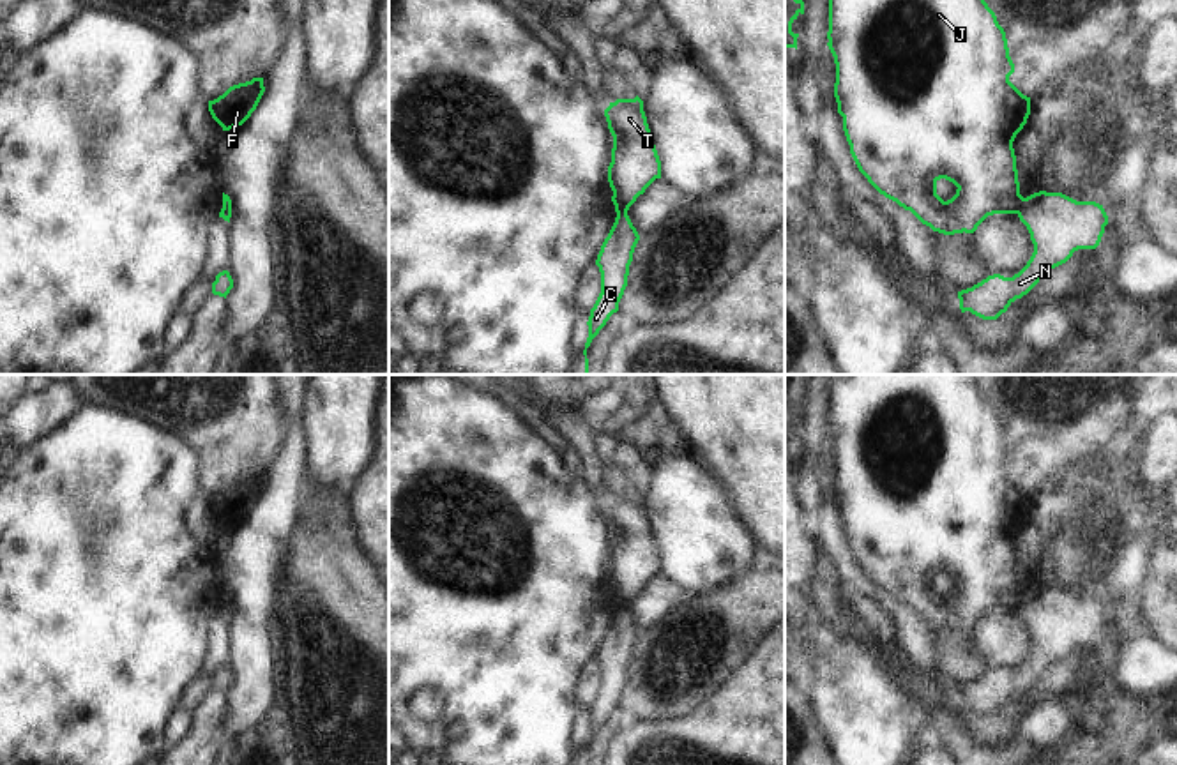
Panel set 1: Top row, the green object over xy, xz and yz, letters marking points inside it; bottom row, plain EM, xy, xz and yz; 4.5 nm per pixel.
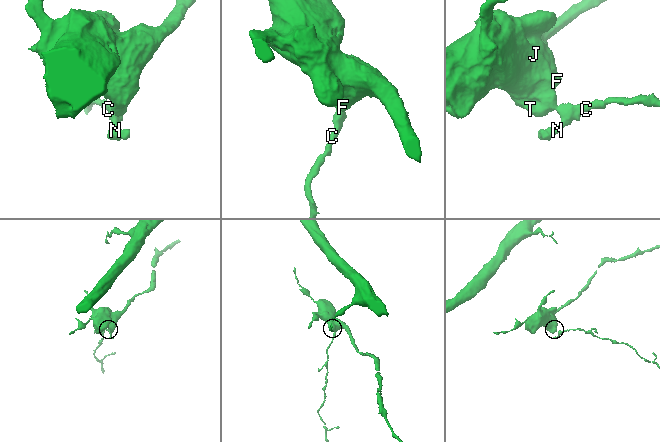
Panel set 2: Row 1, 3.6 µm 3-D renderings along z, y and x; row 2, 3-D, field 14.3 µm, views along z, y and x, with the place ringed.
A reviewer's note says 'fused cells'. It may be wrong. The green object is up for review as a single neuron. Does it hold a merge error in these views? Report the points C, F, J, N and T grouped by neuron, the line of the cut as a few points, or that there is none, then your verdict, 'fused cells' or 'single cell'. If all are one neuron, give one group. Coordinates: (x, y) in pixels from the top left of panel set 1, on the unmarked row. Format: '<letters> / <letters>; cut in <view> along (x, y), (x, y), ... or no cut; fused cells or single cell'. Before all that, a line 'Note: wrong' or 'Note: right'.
Note: right
C N / F J T; cut in yz along (1024, 594), (1017, 608); fused cells

